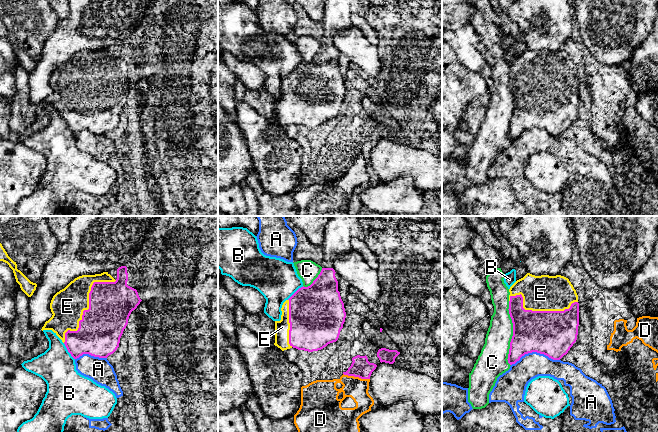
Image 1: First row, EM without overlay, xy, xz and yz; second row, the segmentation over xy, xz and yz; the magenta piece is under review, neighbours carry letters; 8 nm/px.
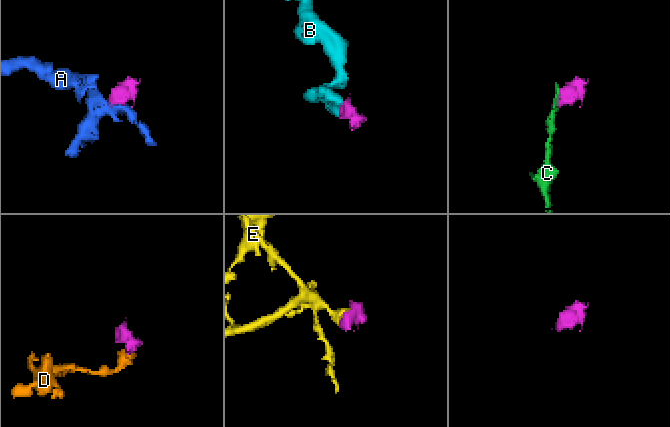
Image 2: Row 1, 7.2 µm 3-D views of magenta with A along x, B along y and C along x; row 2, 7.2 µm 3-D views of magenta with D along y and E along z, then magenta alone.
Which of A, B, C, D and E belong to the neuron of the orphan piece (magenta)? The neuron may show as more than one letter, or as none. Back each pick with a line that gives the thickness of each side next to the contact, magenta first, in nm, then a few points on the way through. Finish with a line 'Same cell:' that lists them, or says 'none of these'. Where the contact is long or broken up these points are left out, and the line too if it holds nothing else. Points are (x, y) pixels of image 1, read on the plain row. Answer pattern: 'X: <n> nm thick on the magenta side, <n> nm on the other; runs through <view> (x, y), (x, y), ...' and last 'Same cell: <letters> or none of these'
E: 360 nm thick on the magenta side, 260 nm on the other
Same cell: E

